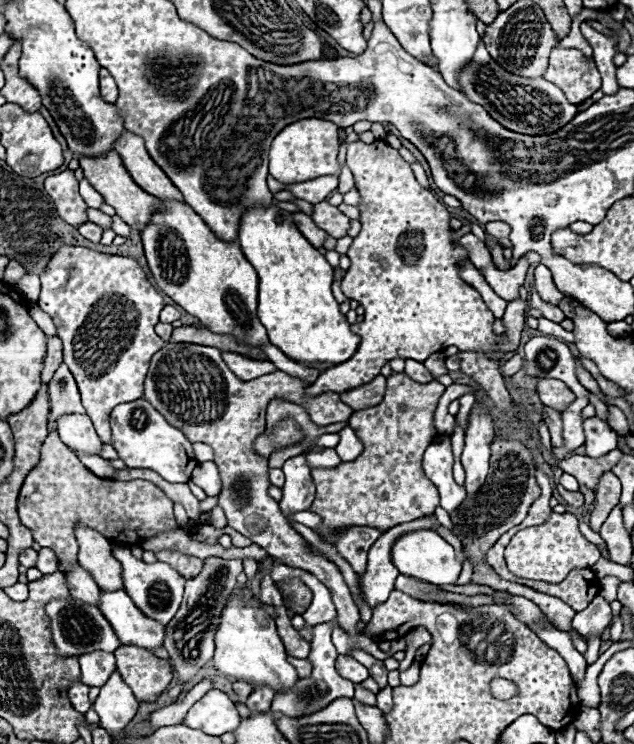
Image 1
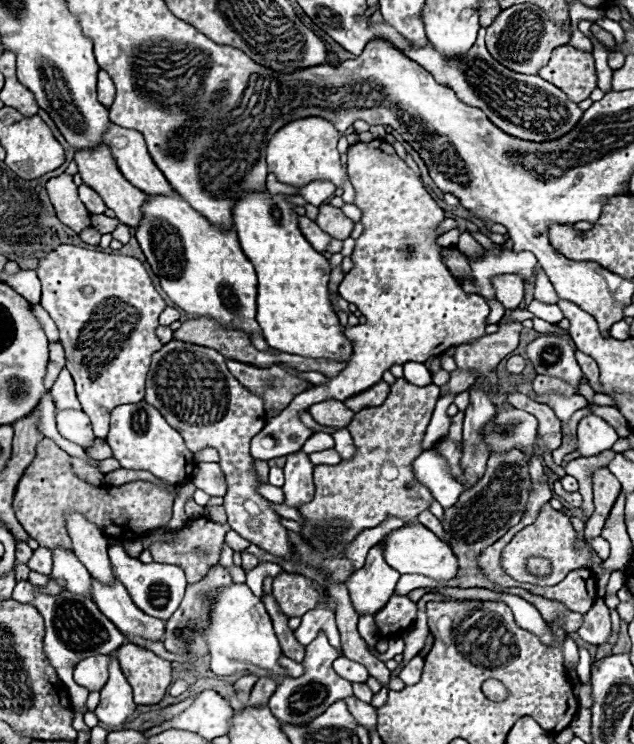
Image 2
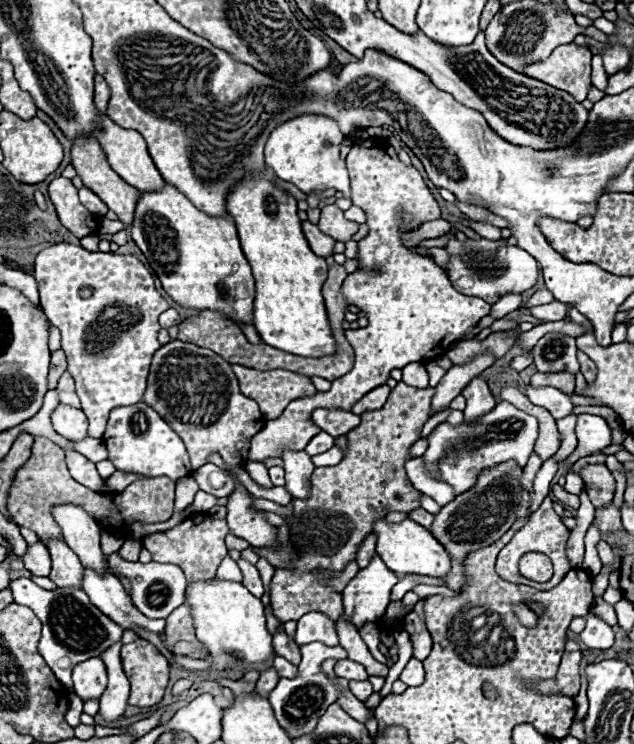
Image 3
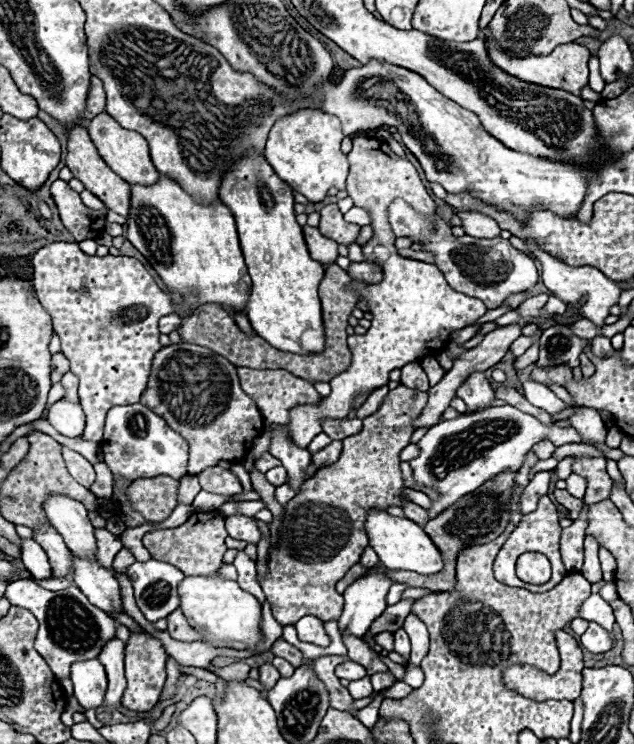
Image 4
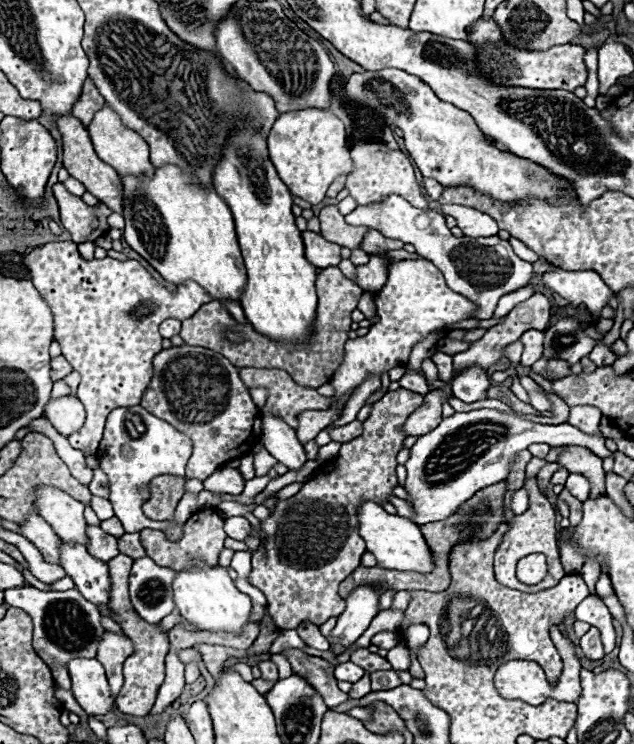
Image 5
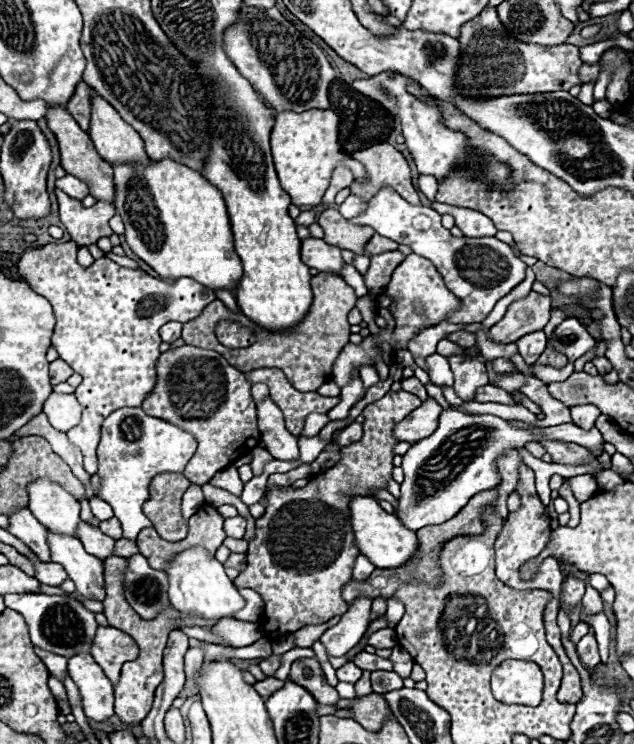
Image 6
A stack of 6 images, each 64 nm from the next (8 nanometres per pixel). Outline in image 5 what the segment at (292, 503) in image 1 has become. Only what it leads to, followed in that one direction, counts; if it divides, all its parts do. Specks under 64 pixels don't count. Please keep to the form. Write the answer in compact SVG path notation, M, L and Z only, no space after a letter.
M260 410L262 414L262 444L264 448L290 470L298 470L306 462L302 444L296 440L296 432L282 422L274 412Z

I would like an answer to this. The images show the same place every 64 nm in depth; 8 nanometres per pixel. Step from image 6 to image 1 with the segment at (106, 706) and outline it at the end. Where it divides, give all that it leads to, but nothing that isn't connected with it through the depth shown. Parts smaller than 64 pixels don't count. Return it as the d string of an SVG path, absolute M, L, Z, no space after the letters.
M92 652L78 658L80 662L80 682L86 686L100 686L108 680L112 670L116 668L114 654Z

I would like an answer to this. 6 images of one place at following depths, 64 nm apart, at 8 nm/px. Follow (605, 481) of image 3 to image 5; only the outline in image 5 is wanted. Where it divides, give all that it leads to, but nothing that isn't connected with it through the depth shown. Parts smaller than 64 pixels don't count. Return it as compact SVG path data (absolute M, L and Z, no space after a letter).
M564 446L560 448L558 454L558 464L566 466L570 472L582 474L592 482L592 490L590 490L590 498L598 498L604 496L604 470L602 470L602 460L598 456L594 456L590 450L580 448L580 446Z

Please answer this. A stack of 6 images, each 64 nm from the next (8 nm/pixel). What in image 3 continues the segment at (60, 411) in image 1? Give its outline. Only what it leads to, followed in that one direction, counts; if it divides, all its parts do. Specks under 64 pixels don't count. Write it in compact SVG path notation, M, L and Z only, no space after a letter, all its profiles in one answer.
M64 372L62 378L58 380L58 394L60 394L60 404L68 404L74 408L80 408L78 396L76 396L76 388L74 388L74 378L70 376L70 372Z

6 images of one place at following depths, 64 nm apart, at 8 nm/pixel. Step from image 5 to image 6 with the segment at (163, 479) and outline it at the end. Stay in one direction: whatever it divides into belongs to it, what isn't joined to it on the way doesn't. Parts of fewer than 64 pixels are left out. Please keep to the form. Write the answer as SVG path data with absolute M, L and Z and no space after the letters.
M174 472L154 476L148 486L150 496L144 502L142 510L152 520L152 524L164 540L176 542L182 540L188 532L188 522L182 518L180 512L182 496L188 490L188 486L190 482L182 474Z

